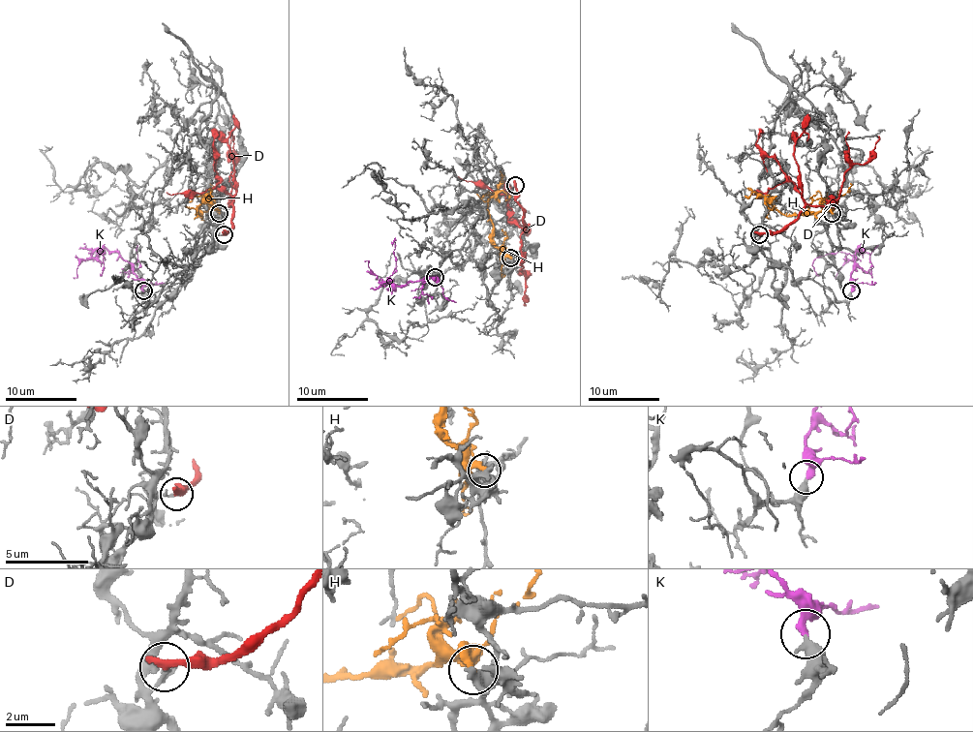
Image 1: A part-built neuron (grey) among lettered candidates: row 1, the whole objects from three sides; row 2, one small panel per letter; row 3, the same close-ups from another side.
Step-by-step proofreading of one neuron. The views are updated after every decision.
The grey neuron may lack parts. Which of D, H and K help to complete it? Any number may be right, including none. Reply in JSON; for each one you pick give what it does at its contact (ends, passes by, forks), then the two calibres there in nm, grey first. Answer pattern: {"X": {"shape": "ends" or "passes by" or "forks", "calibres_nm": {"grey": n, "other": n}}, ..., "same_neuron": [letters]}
{"K": {"shape": "ends", "calibres_nm": {"grey": 400, "other": 400}}, "same_neuron": ["K"]}

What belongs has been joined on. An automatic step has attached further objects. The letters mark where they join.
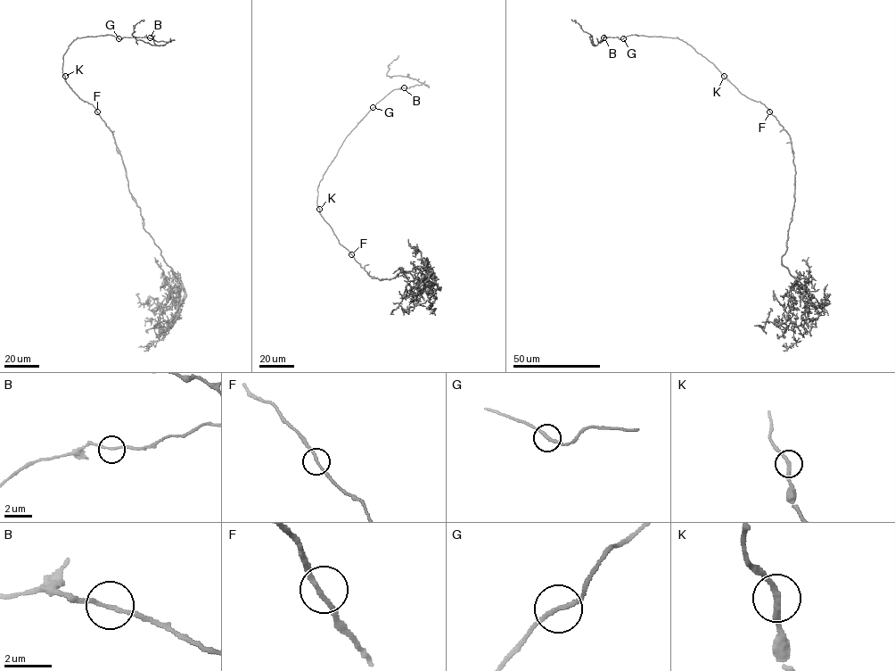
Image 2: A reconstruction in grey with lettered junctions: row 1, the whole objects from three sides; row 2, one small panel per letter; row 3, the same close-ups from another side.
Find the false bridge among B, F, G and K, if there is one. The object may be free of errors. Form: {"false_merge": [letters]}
{"false_merge": []}

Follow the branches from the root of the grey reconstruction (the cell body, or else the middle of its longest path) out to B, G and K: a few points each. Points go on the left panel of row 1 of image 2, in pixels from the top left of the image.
B: (94, 106), (79, 98), (65, 80), (63, 55), (68, 46), (77, 38), (86, 37), (149, 37)
G: (94, 106), (79, 98), (66, 82), (62, 73), (63, 55), (77, 38), (108, 34), (118, 38)
K: (94, 106), (78, 97), (65, 77)

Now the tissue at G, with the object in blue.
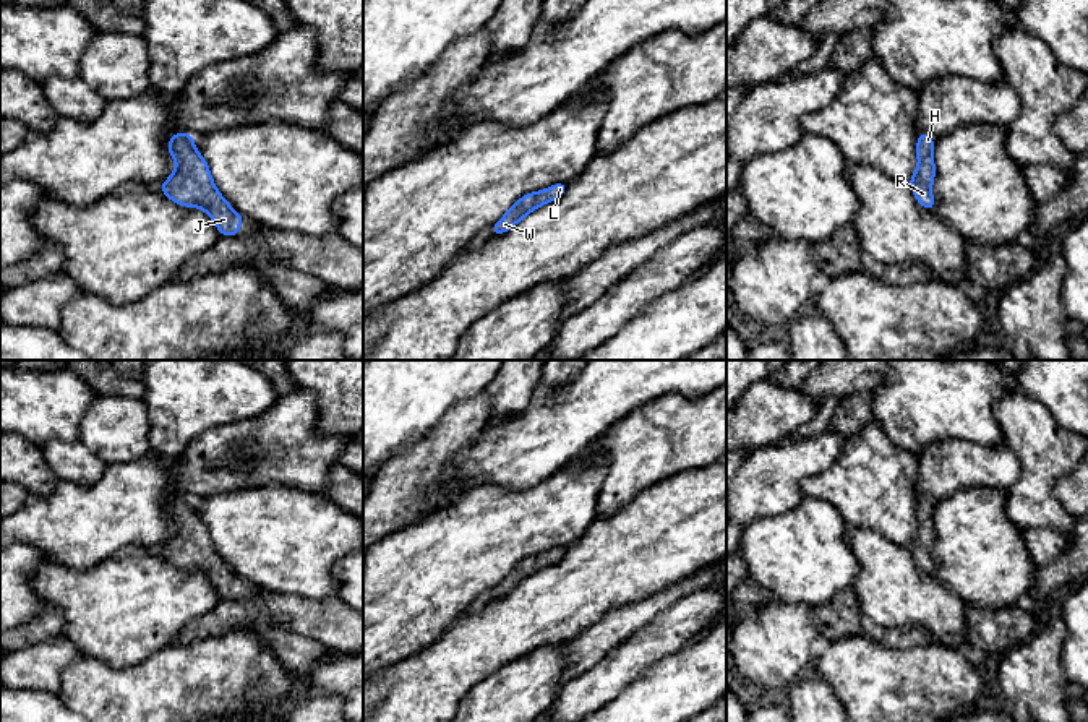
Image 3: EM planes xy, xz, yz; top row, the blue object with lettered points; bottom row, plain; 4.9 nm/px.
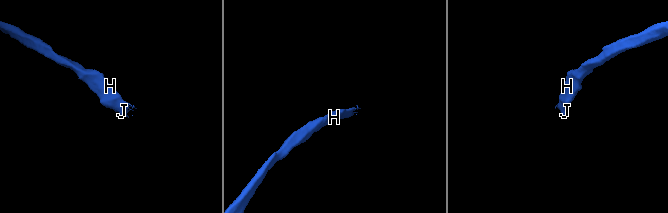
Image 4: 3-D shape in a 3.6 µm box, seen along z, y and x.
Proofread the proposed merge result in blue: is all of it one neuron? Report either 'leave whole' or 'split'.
leave whole

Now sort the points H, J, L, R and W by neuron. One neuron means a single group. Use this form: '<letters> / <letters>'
H J L R W

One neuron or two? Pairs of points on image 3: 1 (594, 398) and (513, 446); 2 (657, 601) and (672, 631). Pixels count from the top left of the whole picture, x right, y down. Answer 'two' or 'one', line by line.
1: one
2: two

